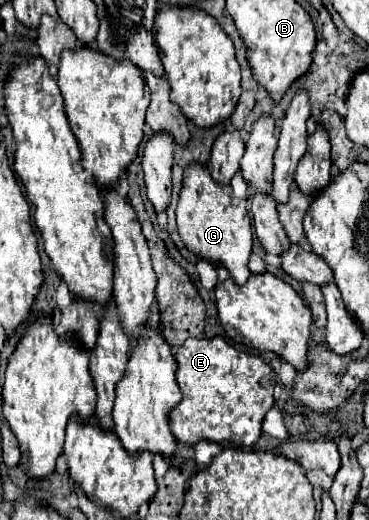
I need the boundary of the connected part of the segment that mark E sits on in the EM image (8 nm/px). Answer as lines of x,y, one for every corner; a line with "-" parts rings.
223,337
189,338
175,355
177,383
183,399
169,413
169,427
177,441
195,445
201,439
251,447
261,437
265,413
275,403
275,371
261,359
237,351

